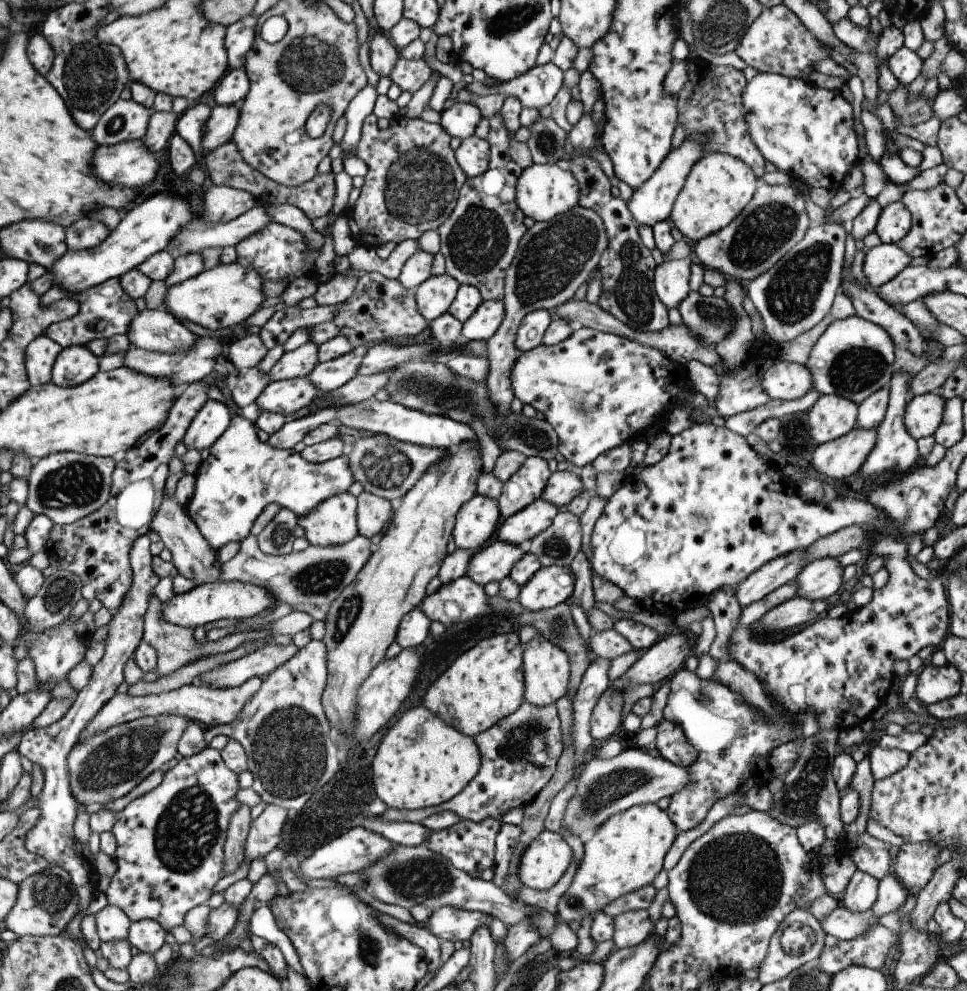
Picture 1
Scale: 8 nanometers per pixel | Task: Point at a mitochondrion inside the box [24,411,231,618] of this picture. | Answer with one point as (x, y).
(74, 485)

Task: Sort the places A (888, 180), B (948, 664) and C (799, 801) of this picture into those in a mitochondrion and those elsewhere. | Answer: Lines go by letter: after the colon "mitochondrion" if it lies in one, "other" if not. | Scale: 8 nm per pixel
A: other
B: other
C: mitochondrion

